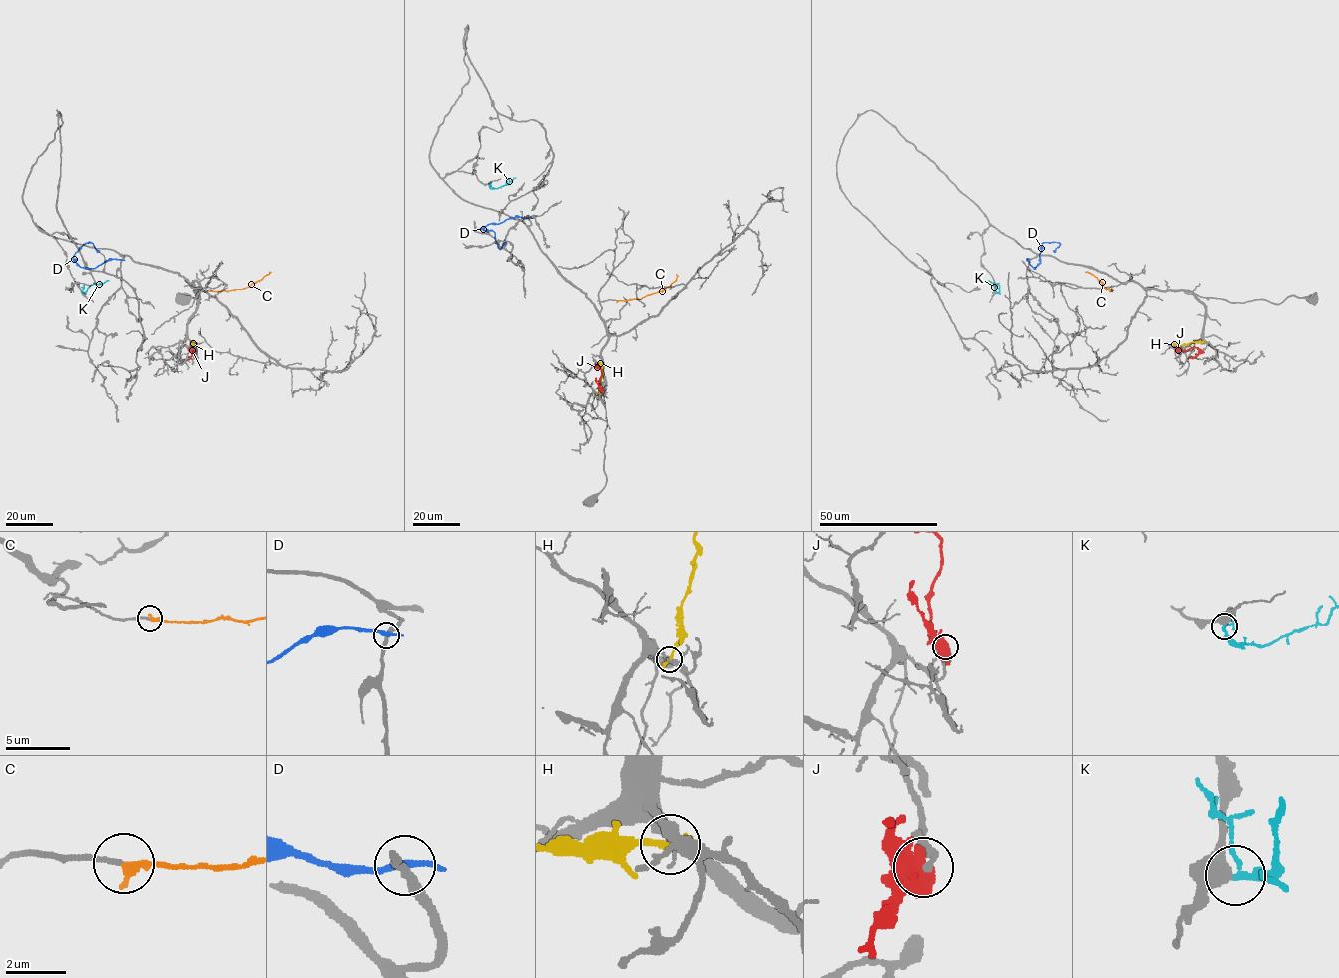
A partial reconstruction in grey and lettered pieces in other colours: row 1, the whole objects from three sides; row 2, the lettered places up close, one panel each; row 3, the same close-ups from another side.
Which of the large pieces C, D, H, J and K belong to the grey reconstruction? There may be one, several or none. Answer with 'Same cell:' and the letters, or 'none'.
Same cell: C

